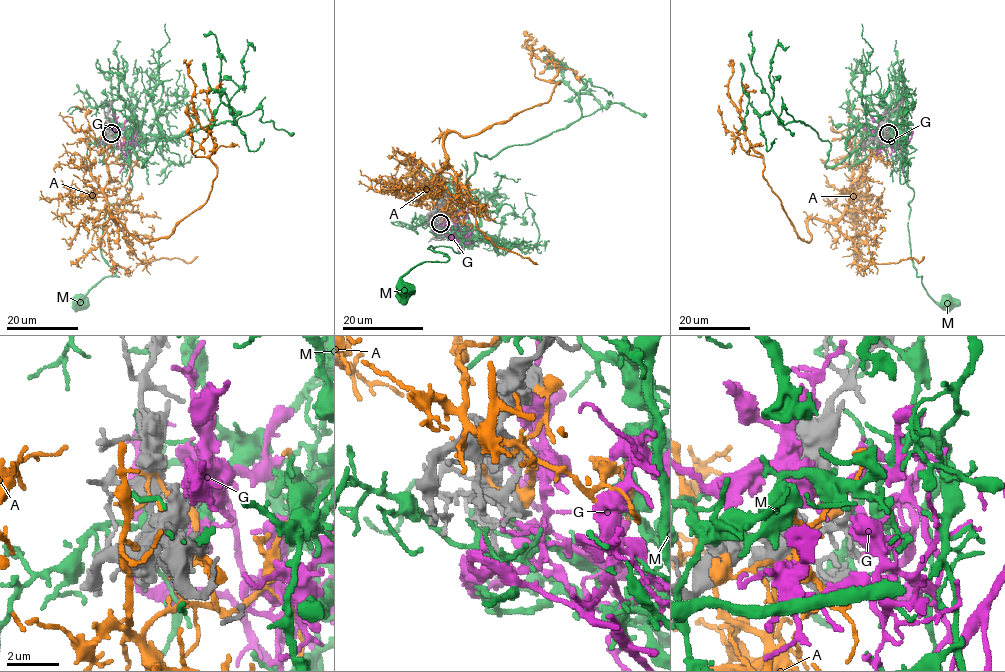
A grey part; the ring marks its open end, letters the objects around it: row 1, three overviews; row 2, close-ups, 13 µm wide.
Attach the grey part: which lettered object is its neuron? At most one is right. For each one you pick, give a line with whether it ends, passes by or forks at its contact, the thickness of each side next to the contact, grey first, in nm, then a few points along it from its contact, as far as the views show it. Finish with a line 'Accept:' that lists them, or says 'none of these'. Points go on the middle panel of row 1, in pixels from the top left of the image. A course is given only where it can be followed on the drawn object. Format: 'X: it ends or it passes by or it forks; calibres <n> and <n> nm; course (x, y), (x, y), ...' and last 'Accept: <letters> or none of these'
G: it ends; calibres 130 and 200 nm; course (440, 223), (448, 228), (457, 243)
Accept: G

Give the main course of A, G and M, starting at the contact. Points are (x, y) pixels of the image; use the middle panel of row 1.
A: (441, 220), (432, 182), (446, 162), (444, 137), (504, 123), (546, 103), (559, 83), (551, 62), (525, 44)
G: (440, 223), (448, 228), (457, 243)
M: (439, 223), (461, 237), (463, 250), (431, 245), (449, 259), (413, 267), (402, 278), (403, 294), (407, 290)

